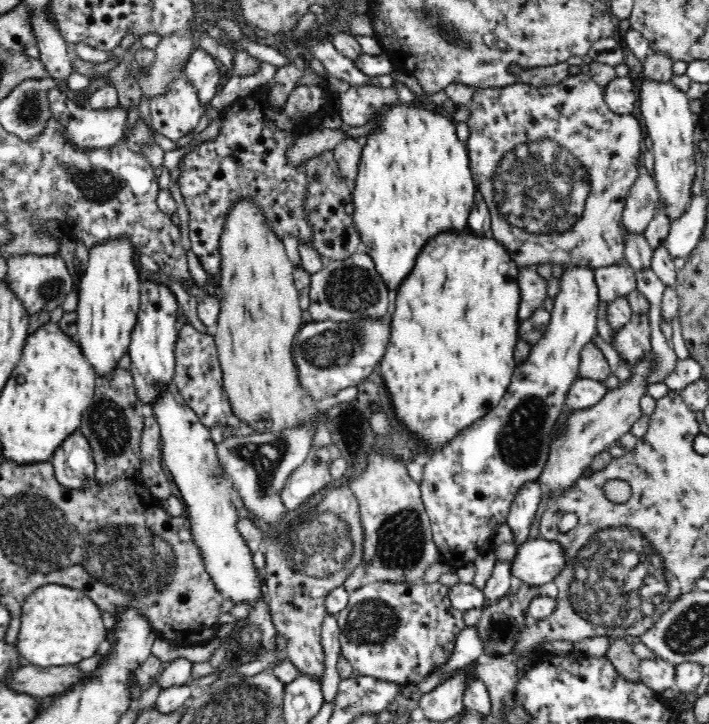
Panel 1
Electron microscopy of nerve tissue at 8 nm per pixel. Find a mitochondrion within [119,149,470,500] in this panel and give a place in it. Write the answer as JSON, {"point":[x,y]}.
{"point":[333,349]}

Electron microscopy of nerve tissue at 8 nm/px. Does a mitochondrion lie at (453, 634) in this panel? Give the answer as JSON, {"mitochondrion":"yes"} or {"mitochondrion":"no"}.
{"mitochondrion":"no"}

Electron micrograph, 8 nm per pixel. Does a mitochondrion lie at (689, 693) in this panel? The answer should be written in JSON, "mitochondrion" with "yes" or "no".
{"mitochondrion":"no"}

